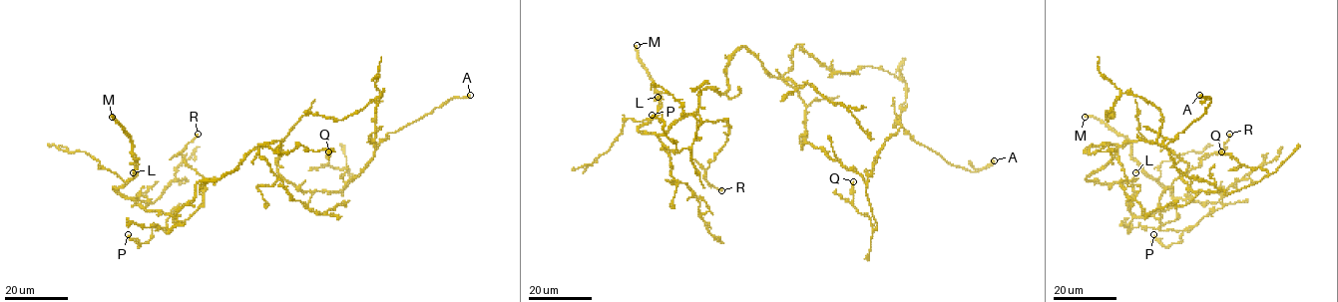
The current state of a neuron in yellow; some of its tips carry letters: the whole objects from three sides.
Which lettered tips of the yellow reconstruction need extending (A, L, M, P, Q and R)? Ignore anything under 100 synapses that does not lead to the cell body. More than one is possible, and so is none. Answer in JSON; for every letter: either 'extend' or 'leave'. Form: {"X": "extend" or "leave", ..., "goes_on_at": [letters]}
{"A": "leave", "L": "leave", "M": "extend", "P": "leave", "Q": "leave", "R": "leave", "goes_on_at": ["M"]}

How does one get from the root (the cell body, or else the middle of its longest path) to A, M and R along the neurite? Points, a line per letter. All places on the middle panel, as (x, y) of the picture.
A: (802, 100), (801, 150), (804, 143), (819, 148), (865, 182), (878, 150), (901, 128), (972, 172), (994, 160)
M: (802, 100), (742, 47), (724, 93), (704, 88), (693, 113), (663, 134), (641, 133), (660, 95), (637, 45)
R: (802, 100), (745, 48), (734, 53), (727, 90), (704, 88), (697, 110), (727, 121), (705, 169), (721, 190)

